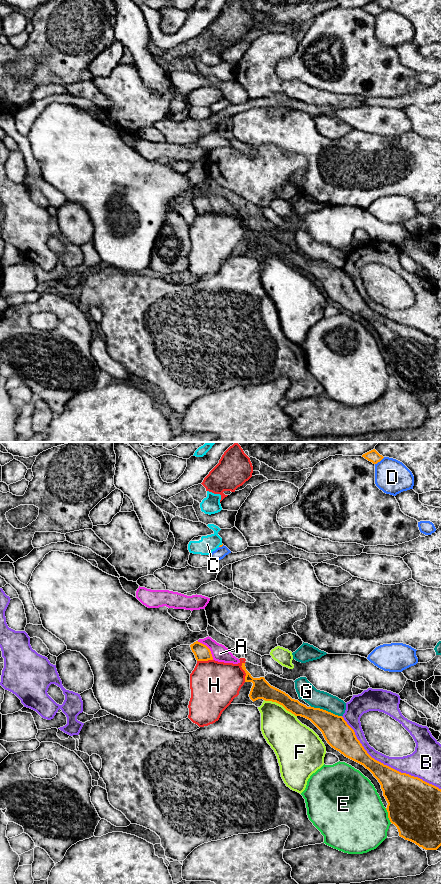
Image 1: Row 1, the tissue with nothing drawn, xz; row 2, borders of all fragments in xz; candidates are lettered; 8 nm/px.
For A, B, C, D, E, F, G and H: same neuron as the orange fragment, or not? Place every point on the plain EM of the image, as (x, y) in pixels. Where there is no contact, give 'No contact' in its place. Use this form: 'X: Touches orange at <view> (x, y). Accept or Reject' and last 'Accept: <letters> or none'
A: Touches orange at xz (208, 200). Accept
B: Touches orange at xz (386, 317). Reject
C: Touches orange at xz (220, 97). Reject
D: Touches orange at xz (379, 13). Reject
E: Touches orange at xz (388, 367). Reject
F: Touches orange at xz (280, 256). Reject
G: Touches orange at xz (325, 262). Reject
H: Touches orange at xz (245, 224). Reject
Accept: A

